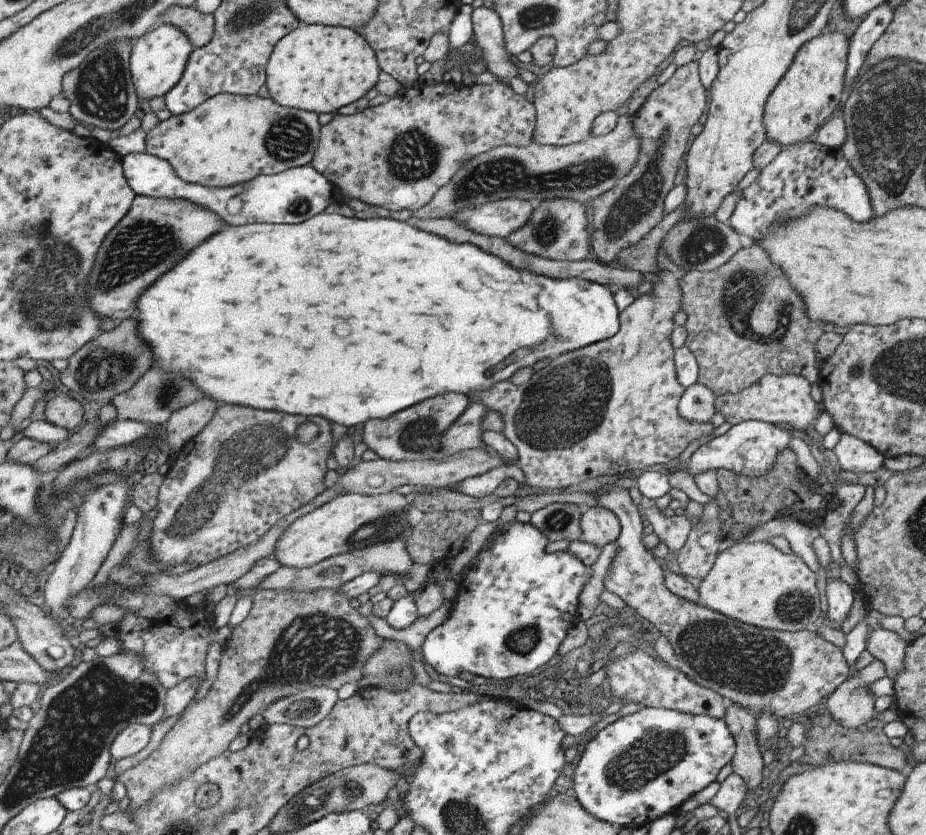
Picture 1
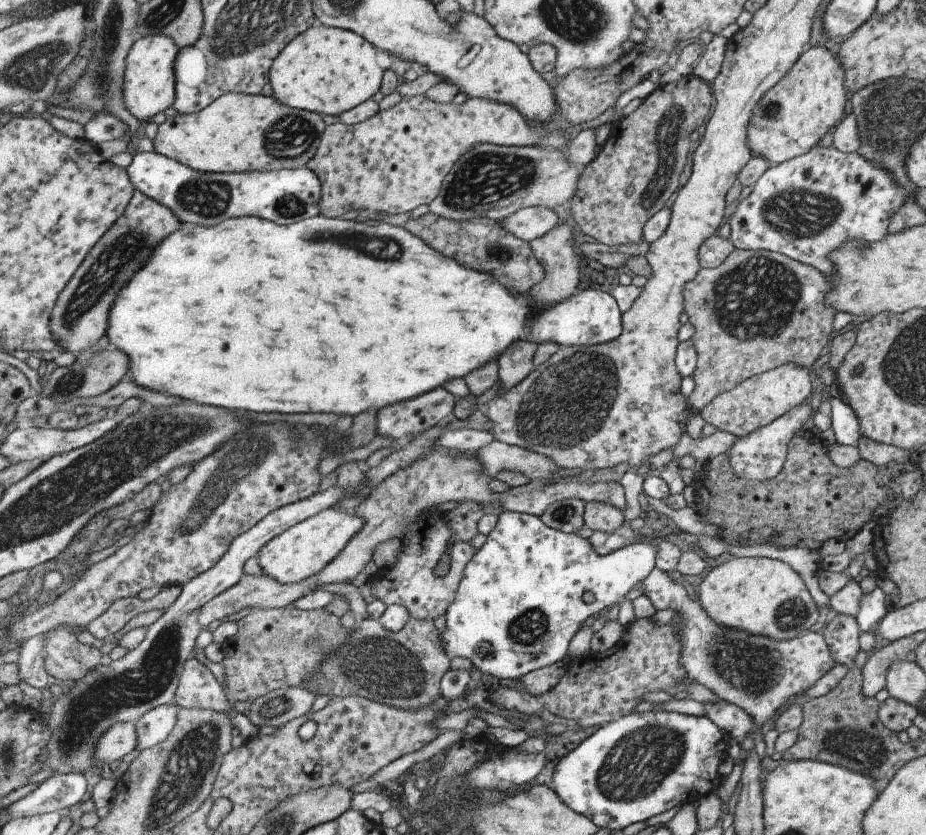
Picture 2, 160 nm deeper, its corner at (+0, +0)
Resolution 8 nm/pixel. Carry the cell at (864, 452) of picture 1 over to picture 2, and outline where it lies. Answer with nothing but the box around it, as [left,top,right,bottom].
[830,398,860,447]

